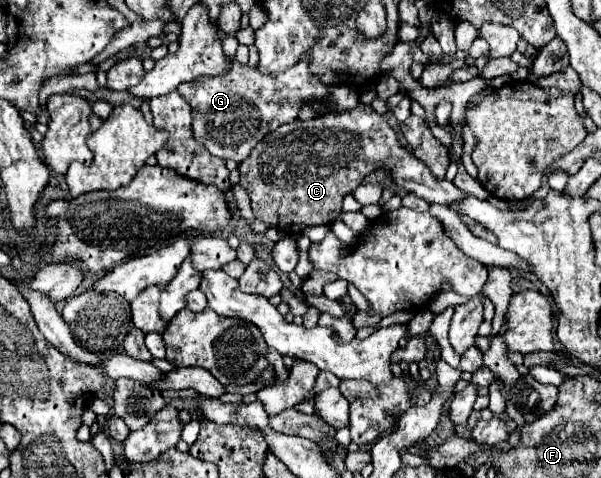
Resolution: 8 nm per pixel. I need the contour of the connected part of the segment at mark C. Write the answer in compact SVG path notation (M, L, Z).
M363 101L347 113L315 115L307 121L281 125L275 133L263 137L251 151L251 157L243 161L239 183L249 193L255 221L263 221L287 237L295 237L307 227L333 225L341 213L343 197L379 165L391 169L393 181L403 191L411 191L429 203L451 205L469 197L467 191L455 187L451 181L435 179L413 153L399 145L385 117L363 105Z

